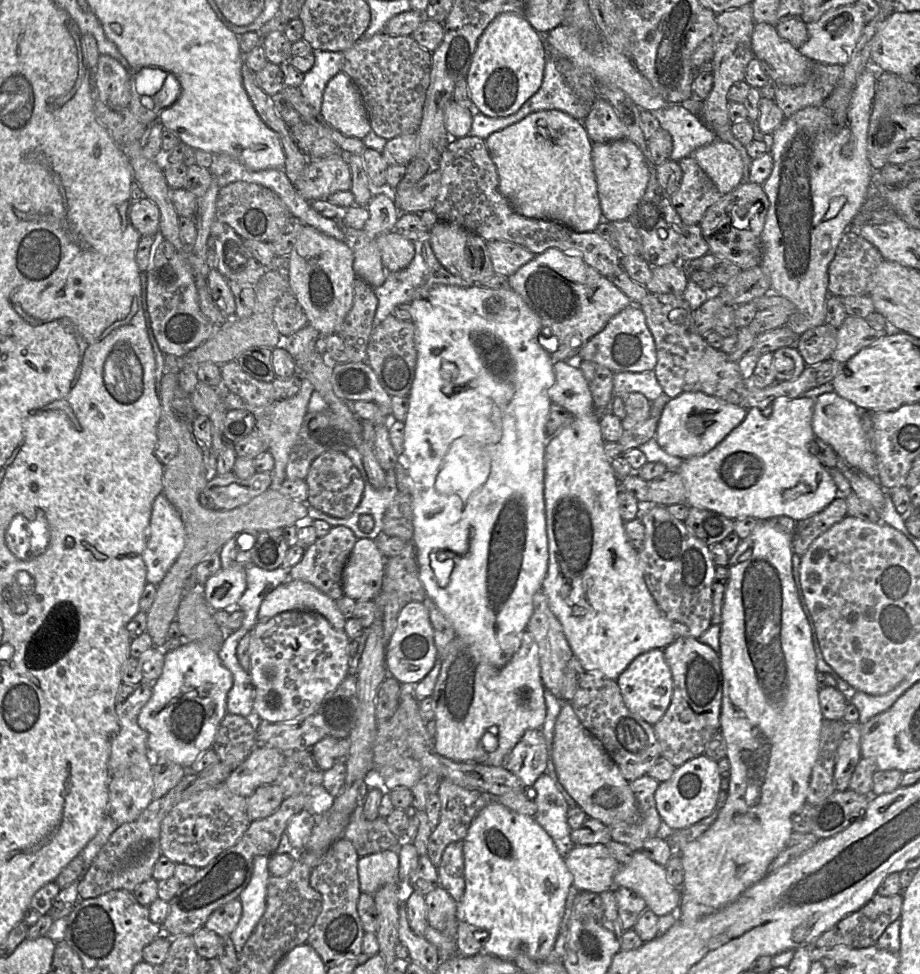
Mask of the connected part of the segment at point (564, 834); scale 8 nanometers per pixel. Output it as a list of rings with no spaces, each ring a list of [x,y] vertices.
[[[546,773],[527,789],[527,796],[537,805],[537,812],[532,817],[552,838],[558,853],[564,858],[573,847],[571,828],[567,823],[569,806],[564,797]]]

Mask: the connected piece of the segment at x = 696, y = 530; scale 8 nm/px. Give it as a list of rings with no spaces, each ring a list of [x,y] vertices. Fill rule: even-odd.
[[[690,507],[689,515],[684,521],[689,531],[707,546],[721,543],[734,531],[733,519],[720,513]]]

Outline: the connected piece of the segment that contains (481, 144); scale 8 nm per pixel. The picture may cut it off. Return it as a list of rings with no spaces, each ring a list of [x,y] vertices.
[[[468,135],[451,142],[439,161],[441,186],[433,211],[439,221],[458,225],[486,242],[504,240],[516,243],[535,255],[549,248],[579,254],[583,261],[601,275],[611,276],[621,266],[621,255],[596,231],[578,233],[554,221],[526,218],[516,213],[500,191],[496,166],[485,140]]]

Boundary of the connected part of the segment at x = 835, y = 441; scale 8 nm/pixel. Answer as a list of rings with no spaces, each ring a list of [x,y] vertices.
[[[835,392],[820,395],[815,399],[812,428],[815,436],[829,444],[839,457],[869,477],[878,476],[876,457],[869,436],[863,430],[861,409]]]

